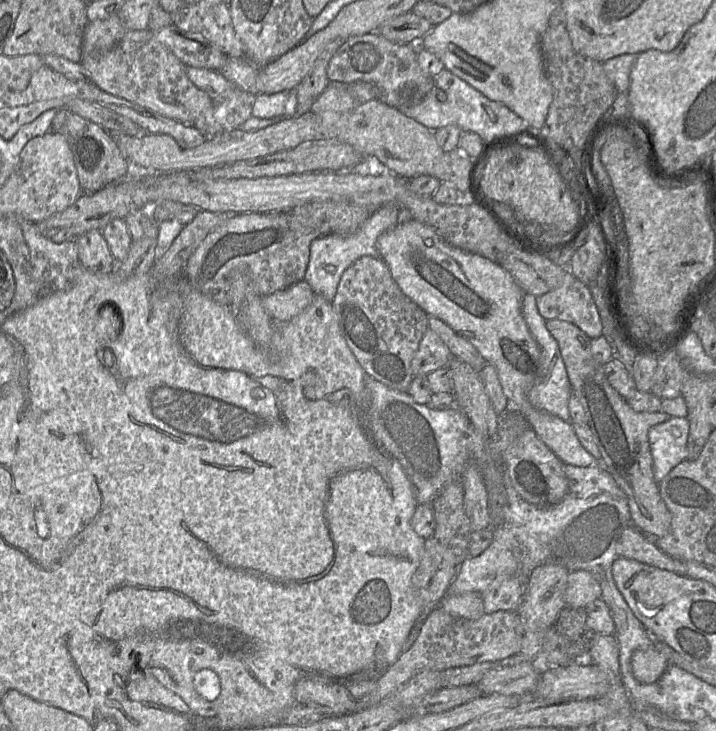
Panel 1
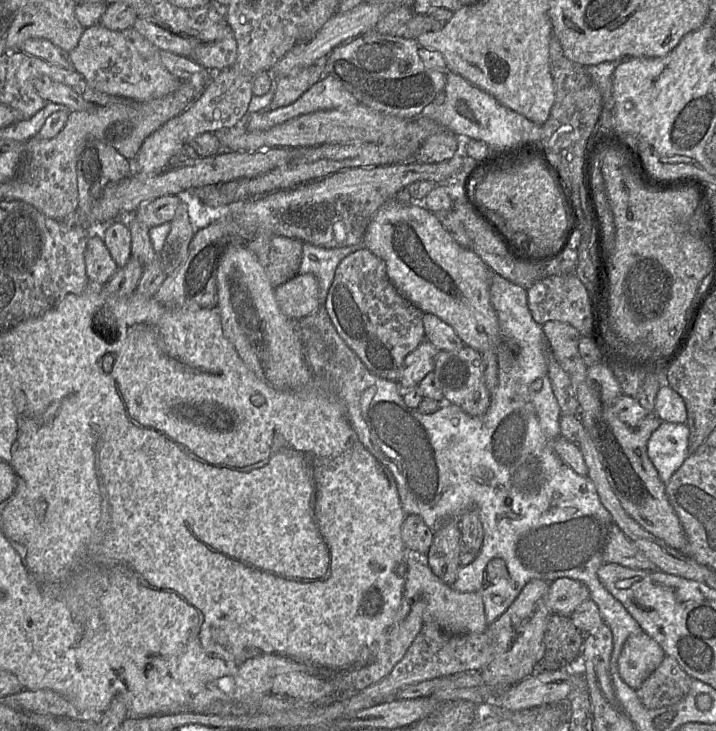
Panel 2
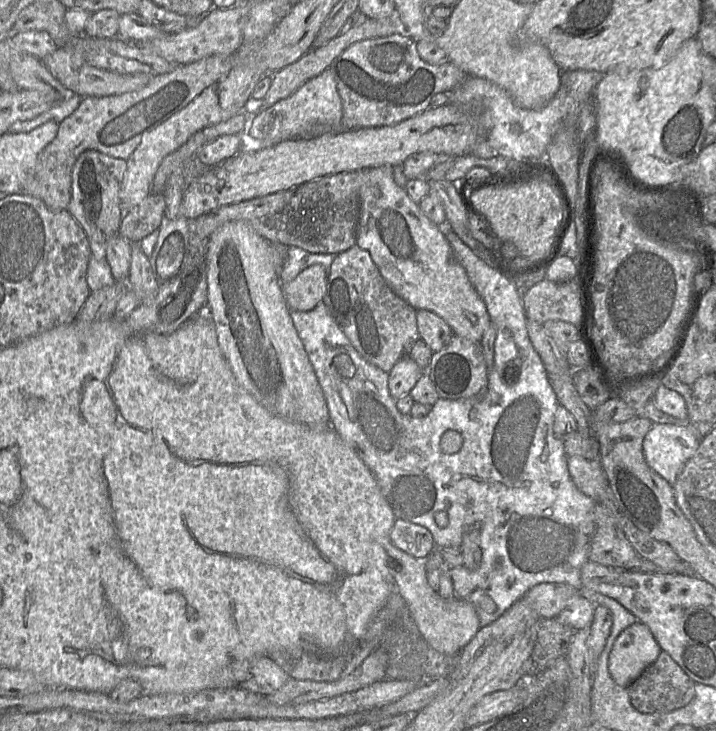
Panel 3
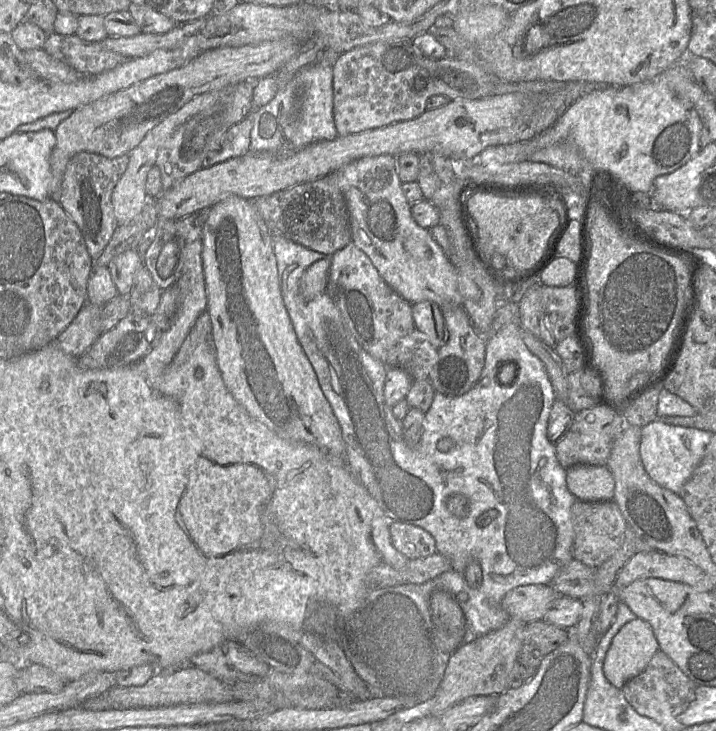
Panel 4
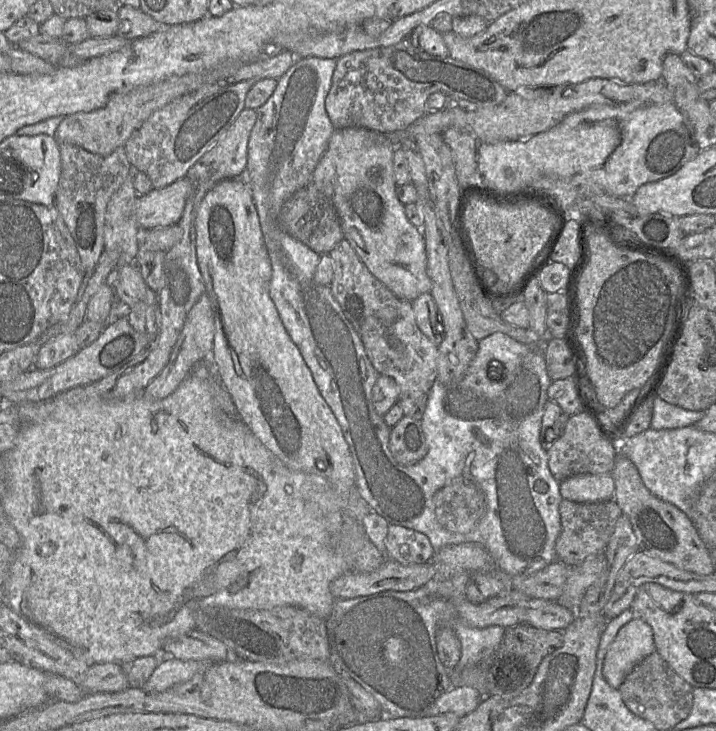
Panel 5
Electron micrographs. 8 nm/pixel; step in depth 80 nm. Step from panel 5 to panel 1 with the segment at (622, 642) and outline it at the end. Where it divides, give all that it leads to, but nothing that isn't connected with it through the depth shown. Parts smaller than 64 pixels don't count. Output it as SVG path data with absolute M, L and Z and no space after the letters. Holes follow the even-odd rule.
M656 648L635 650L631 656L634 678L642 684L657 681L667 668L666 656Z

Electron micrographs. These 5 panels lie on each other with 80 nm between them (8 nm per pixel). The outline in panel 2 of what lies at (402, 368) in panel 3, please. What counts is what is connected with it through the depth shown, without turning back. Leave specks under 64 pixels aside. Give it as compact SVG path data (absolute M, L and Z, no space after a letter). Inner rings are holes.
M424 338L417 348L406 356L402 375L398 381L402 390L417 387L421 380L433 371L439 351Z

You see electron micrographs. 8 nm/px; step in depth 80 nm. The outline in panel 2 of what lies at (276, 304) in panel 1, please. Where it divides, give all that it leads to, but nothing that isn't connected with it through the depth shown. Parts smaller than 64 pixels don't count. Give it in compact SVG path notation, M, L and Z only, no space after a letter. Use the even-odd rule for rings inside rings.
M298 274L275 289L281 311L294 322L320 307L319 283L312 274Z

